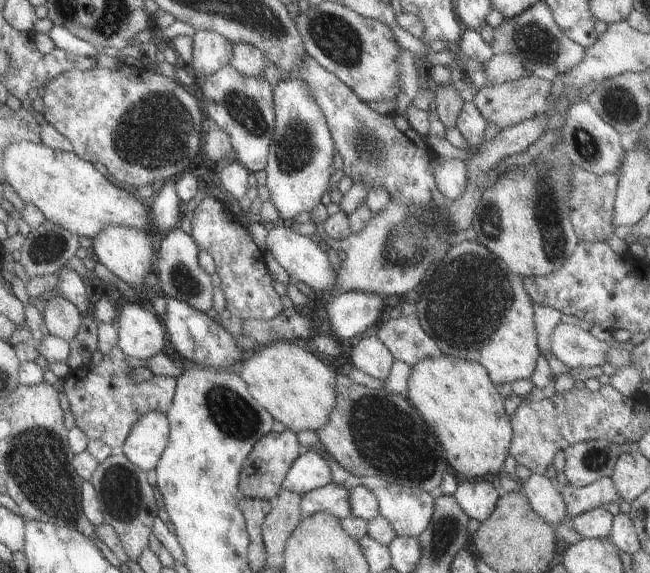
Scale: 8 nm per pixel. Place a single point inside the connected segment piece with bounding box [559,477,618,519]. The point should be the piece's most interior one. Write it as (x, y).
(576, 500)

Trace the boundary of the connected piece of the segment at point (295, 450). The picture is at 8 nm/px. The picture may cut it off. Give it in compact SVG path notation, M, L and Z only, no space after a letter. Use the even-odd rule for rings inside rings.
M285 429L283 432L272 432L265 434L257 440L257 443L247 454L245 461L241 464L241 473L239 474L240 498L259 498L259 500L271 500L277 497L281 490L281 480L289 470L291 462L299 456L302 448L298 444L295 433Z

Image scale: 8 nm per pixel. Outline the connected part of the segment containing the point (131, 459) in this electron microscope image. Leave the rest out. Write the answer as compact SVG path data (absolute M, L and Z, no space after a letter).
M164 413L143 414L129 430L121 446L121 454L127 458L127 462L143 472L153 469L167 445L167 430Z

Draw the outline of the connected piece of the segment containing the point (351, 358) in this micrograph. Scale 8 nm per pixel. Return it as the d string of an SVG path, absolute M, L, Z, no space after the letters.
M370 332L353 346L347 347L345 357L349 364L371 378L385 380L388 378L393 358Z

